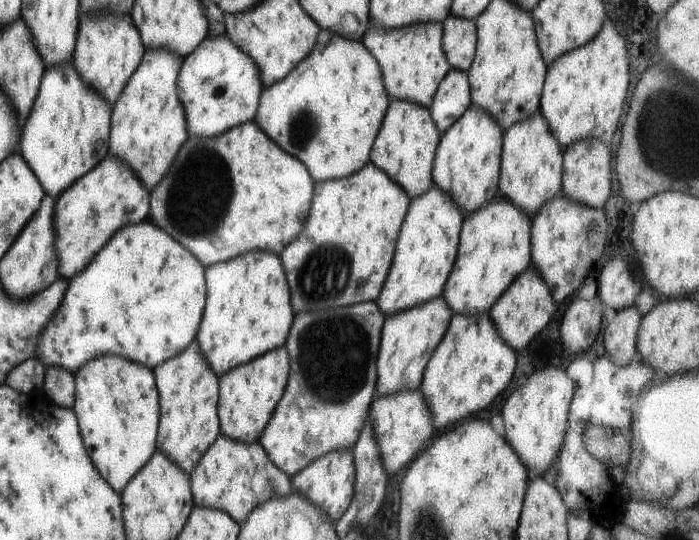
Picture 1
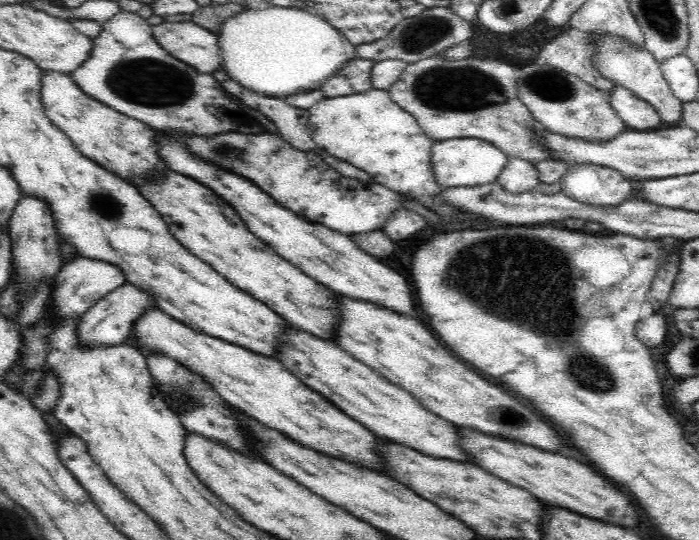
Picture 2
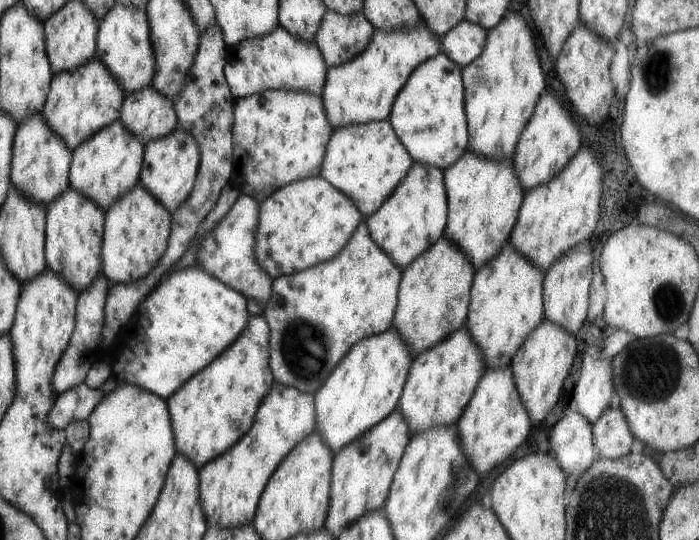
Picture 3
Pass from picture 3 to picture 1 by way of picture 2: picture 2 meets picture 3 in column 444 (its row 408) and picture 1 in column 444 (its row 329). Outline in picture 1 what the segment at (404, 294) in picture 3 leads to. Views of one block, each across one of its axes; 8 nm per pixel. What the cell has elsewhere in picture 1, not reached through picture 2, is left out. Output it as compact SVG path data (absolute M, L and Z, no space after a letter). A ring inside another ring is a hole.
M469 105L440 135L431 168L432 185L443 190L464 217L498 195L502 134L499 124L485 110Z

